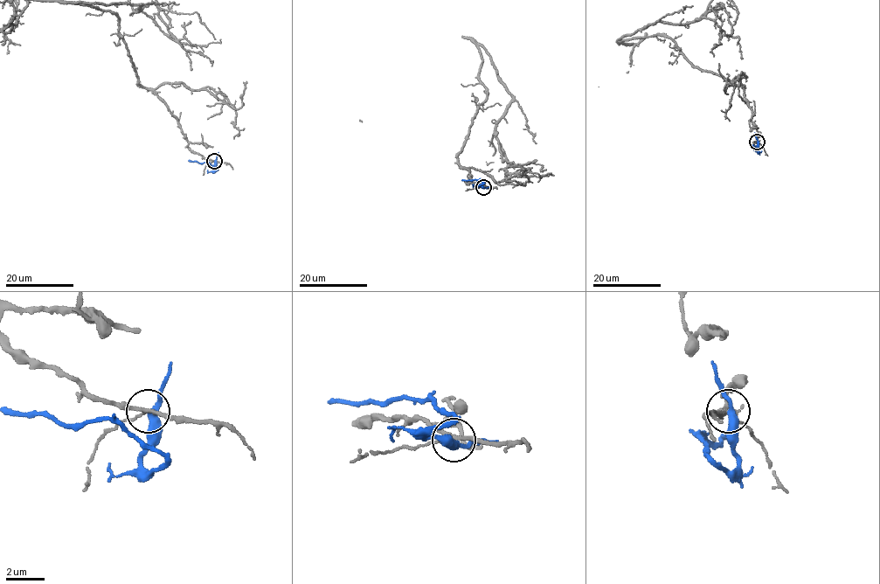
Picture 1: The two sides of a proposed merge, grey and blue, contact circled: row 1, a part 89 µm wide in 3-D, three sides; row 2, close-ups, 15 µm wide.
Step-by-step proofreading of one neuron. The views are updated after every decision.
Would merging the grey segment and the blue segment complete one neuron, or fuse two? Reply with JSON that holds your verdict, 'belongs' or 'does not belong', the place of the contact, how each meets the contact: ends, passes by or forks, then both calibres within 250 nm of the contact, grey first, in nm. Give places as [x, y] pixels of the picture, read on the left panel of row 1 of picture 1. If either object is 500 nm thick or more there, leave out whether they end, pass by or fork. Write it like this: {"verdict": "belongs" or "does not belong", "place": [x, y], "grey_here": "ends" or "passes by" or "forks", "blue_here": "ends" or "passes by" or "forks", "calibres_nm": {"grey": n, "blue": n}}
{"verdict": "does not belong", "place": [214, 161], "grey_here": "forks", "blue_here": "passes by", "calibres_nm": {"grey": 160, "blue": 320}}

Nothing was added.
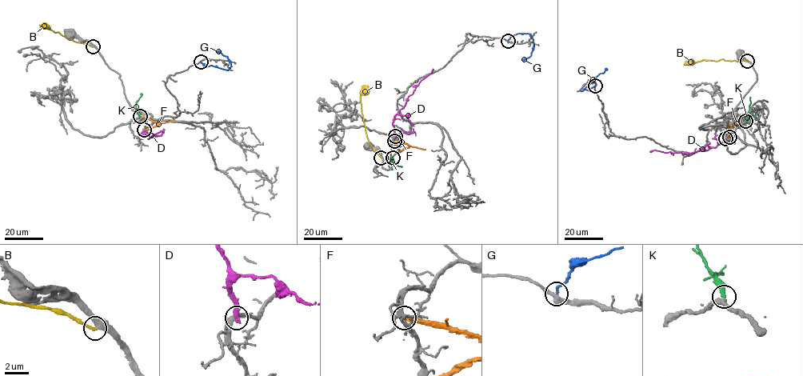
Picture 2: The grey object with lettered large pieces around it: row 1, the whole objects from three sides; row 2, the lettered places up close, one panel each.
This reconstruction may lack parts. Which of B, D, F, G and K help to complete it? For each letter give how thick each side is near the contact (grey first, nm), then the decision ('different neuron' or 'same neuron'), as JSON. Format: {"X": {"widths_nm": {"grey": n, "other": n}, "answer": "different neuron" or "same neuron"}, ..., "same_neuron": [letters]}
{"B": {"widths_nm": {"grey": 360, "other": 200}, "answer": "different neuron"}, "D": {"widths_nm": {"grey": 340, "other": 360}, "answer": "different neuron"}, "F": {"widths_nm": {"grey": 360, "other": 400}, "answer": "different neuron"}, "G": {"widths_nm": {"grey": 340, "other": 220}, "answer": "different neuron"}, "K": {"widths_nm": {"grey": 360, "other": 320}, "answer": "different neuron"}, "same_neuron": []}

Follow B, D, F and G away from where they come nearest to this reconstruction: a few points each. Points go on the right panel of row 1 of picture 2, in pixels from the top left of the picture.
B: (747, 61), (723, 59), (684, 64)
D: (725, 138), (713, 147), (692, 153), (649, 151)
F: (729, 137), (729, 129), (741, 122)
G: (594, 86), (581, 90), (607, 69)

